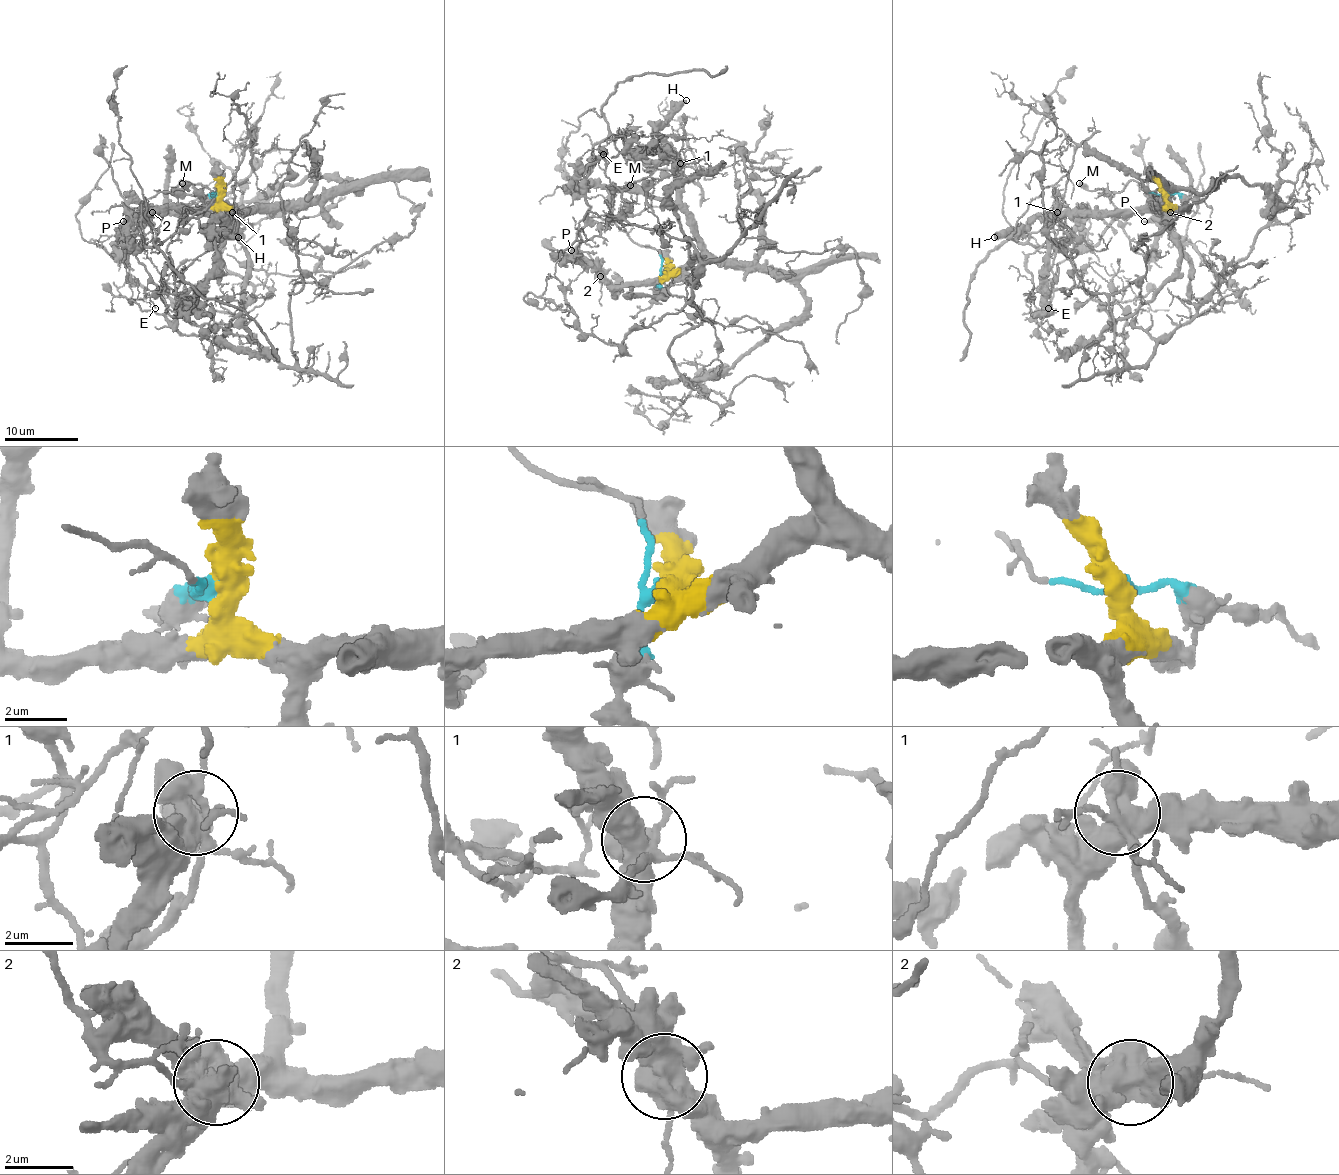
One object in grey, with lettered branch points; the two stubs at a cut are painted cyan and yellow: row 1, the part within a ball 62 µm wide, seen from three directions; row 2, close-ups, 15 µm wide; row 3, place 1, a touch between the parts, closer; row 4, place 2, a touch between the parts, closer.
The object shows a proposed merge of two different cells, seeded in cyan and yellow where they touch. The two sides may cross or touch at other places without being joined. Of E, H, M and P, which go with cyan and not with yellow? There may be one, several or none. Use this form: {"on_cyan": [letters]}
{"on_cyan": ["E", "M"]}

